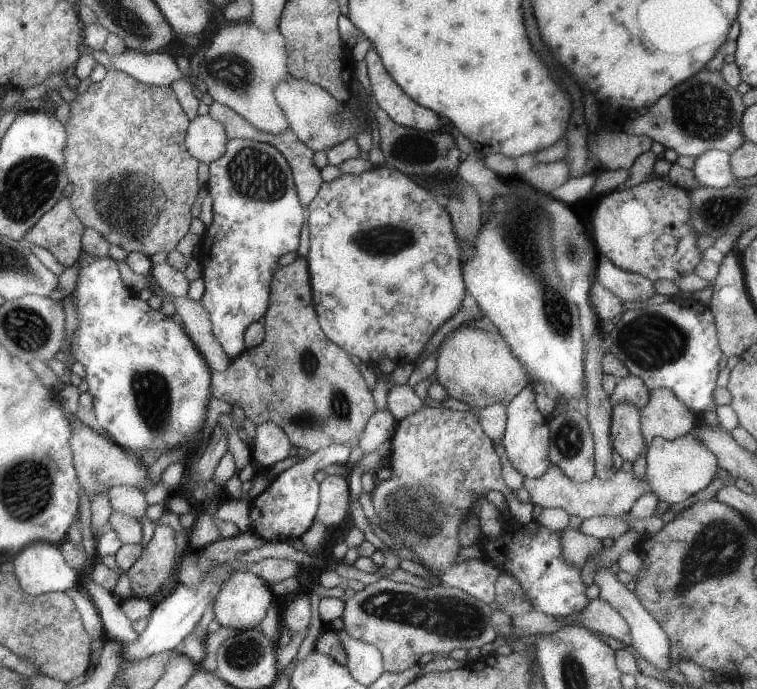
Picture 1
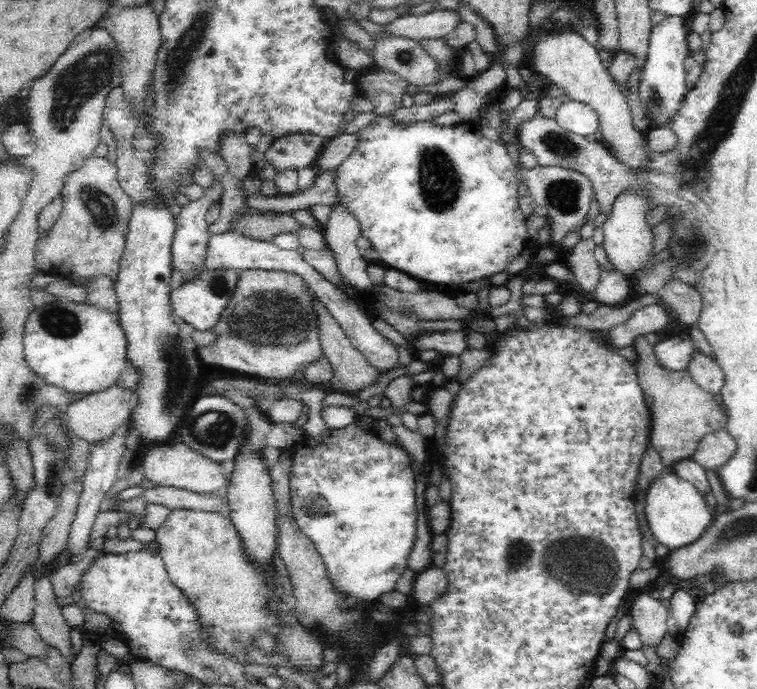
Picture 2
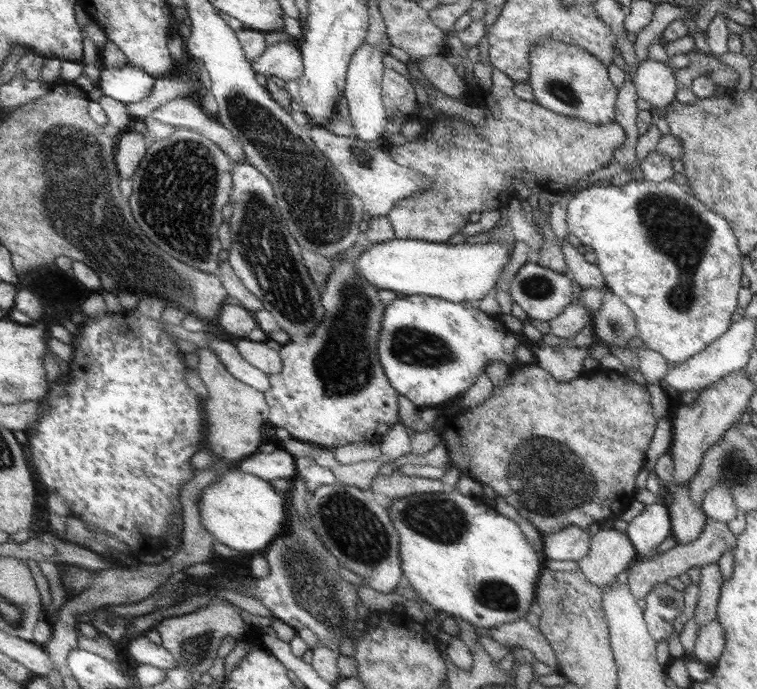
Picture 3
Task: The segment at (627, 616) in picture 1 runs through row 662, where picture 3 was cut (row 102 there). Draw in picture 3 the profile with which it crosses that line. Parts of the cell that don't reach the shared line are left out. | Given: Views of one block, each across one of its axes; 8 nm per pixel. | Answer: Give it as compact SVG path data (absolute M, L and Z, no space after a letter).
M650 58L643 60L634 78L637 95L658 108L670 105L679 88L673 71L667 63Z

